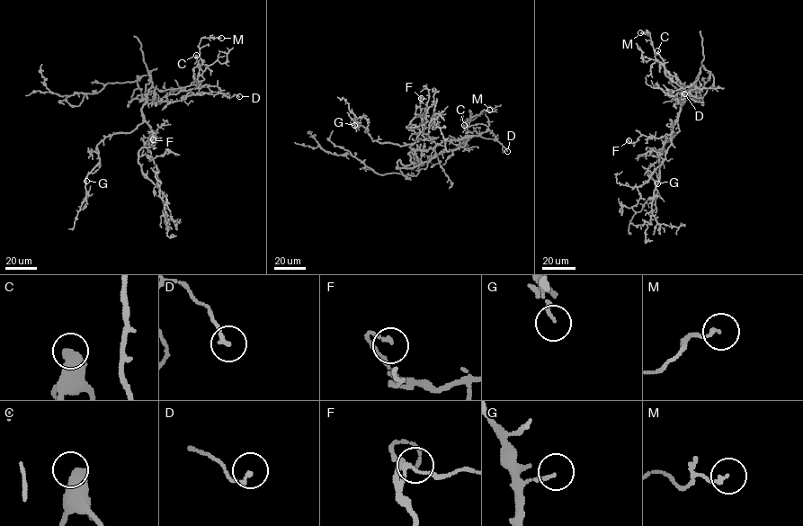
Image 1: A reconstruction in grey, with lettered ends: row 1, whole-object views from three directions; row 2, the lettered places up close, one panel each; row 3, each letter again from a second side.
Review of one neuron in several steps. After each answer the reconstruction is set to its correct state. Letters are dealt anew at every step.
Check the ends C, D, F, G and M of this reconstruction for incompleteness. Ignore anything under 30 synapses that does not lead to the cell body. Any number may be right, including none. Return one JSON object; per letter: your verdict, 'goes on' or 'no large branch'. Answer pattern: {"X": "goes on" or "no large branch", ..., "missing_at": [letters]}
{"C": "no large branch", "D": "no large branch", "F": "no large branch", "G": "no large branch", "M": "no large branch", "missing_at": []}

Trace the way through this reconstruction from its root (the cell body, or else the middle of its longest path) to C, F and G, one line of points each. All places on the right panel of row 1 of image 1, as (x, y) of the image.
C: (686, 98), (674, 99), (673, 91), (680, 86), (665, 75), (664, 61), (657, 50)
F: (686, 98), (680, 107), (672, 133), (659, 138), (641, 135), (633, 143), (629, 140)
G: (686, 98), (680, 107), (679, 131), (664, 144), (660, 156), (648, 168), (648, 173), (657, 183)

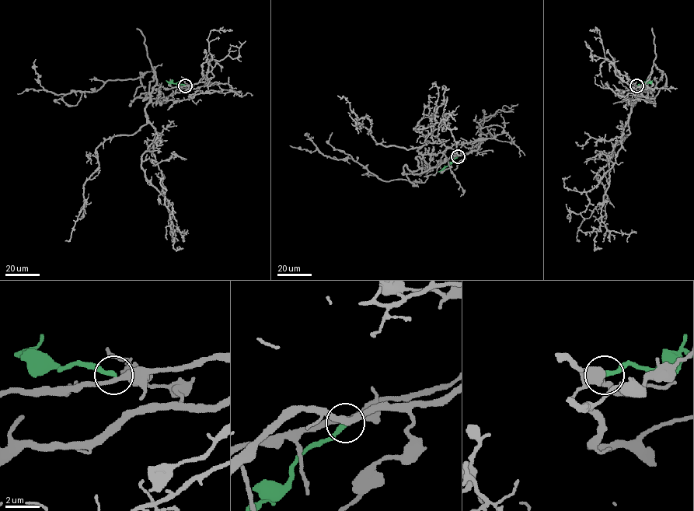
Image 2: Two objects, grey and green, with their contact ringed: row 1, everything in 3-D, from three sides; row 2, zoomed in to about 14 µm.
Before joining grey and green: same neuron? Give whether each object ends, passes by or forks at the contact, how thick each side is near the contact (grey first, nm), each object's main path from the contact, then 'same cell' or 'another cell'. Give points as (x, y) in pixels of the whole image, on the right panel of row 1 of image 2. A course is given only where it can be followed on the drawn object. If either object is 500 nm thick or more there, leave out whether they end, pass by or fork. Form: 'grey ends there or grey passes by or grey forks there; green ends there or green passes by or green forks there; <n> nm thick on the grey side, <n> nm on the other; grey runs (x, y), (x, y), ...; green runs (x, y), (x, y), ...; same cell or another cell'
grey passes by; green ends there; 280 nm thick on the grey side, 280 nm on the other; grey runs (636, 85), (647, 85), (635, 102), (653, 98), (666, 75), (638, 95), (622, 85), (614, 59); green runs (636, 85), (652, 80); another cell

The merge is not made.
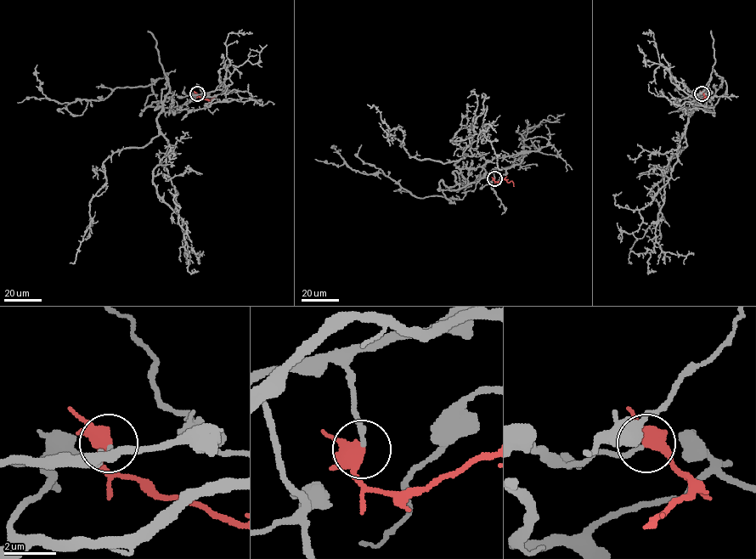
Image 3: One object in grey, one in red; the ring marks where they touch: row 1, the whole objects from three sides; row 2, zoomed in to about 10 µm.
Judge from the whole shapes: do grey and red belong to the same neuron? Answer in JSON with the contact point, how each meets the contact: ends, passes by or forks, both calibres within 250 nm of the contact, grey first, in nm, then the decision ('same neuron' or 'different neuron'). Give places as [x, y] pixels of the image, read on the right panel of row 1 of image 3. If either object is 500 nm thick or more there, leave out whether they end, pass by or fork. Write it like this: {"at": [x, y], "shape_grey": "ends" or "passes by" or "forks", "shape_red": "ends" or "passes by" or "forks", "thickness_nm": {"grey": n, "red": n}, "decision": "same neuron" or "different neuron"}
{"at": [702, 93], "shape_grey": "ends", "shape_red": "forks", "thickness_nm": {"grey": 190, "red": 380}, "decision": "same neuron"}

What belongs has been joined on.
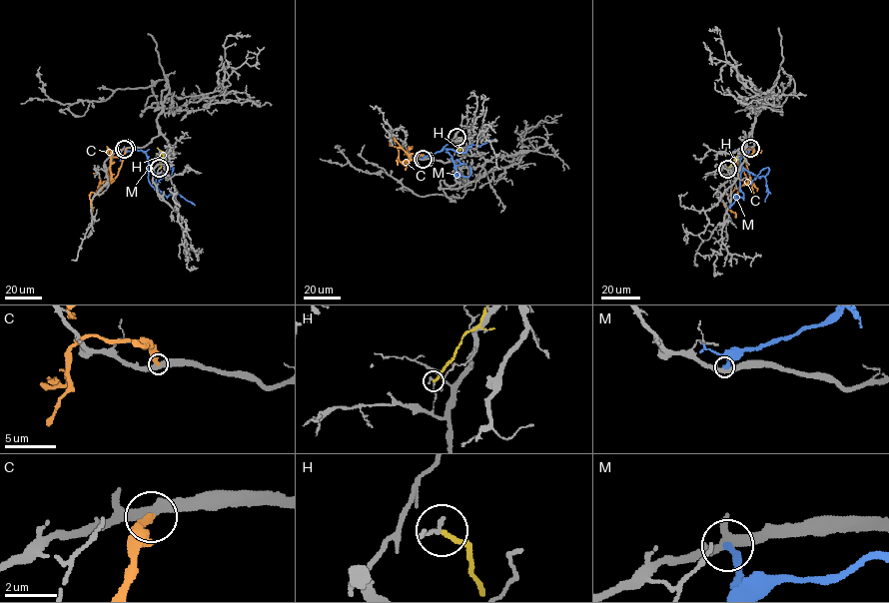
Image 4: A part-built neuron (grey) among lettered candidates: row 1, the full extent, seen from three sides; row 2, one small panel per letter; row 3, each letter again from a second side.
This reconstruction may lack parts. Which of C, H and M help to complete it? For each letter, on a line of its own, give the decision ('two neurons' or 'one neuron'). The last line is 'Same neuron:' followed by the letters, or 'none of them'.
C: two neurons
H: two neurons
M: two neurons
Same neuron: none of them

